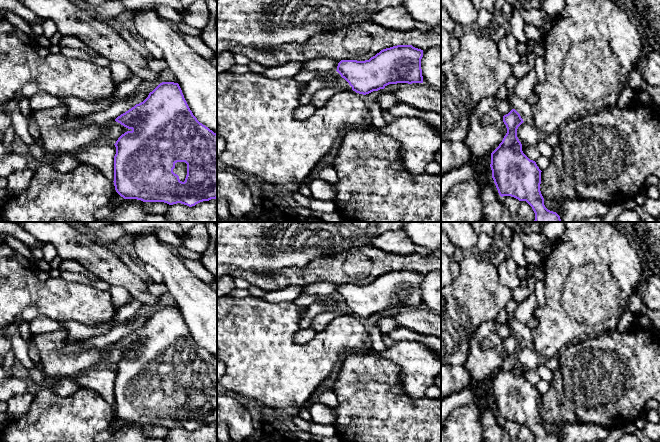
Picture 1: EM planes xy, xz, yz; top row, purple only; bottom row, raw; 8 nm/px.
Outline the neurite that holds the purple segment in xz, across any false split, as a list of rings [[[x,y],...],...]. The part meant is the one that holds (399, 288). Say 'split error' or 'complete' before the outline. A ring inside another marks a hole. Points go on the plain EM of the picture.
complete | [[[397,269],[381,274],[369,284],[341,284],[336,295],[353,315],[366,319],[389,308],[423,307],[422,281],[421,273]]]

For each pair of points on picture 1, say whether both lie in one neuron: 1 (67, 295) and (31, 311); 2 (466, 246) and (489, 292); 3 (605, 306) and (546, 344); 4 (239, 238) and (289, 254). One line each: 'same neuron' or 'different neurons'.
1: different neurons
2: different neurons
3: same neuron
4: same neuron

